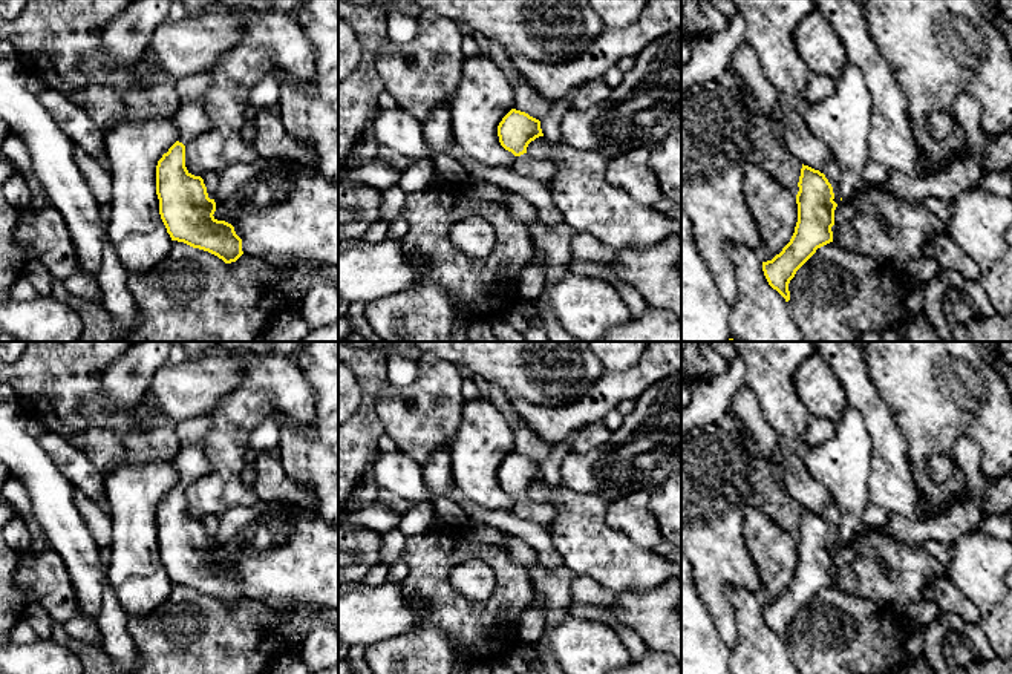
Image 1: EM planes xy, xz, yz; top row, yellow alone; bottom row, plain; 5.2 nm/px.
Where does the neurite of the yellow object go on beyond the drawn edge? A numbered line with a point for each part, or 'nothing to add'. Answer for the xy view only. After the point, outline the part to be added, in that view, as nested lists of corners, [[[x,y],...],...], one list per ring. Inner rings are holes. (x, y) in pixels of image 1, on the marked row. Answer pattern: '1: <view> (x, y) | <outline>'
1: xy (190, 118) | [[[204,98],[181,101],[171,118],[178,130],[178,141],[184,146],[210,129]]]

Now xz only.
1: xz (539, 169) | [[[528,153],[514,156],[510,168],[522,178],[534,179],[544,184],[548,184],[556,173],[556,164],[553,161],[545,158],[531,158]]]

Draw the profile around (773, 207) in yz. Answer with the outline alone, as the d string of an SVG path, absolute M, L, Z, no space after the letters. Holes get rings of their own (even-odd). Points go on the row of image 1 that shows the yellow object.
M746 162L743 193L762 239L759 256L762 262L772 260L795 233L796 196L753 162Z

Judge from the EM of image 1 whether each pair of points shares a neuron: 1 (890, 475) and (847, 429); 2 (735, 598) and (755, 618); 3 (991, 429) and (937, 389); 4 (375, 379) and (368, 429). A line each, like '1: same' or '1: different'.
1: different
2: same
3: same
4: same

